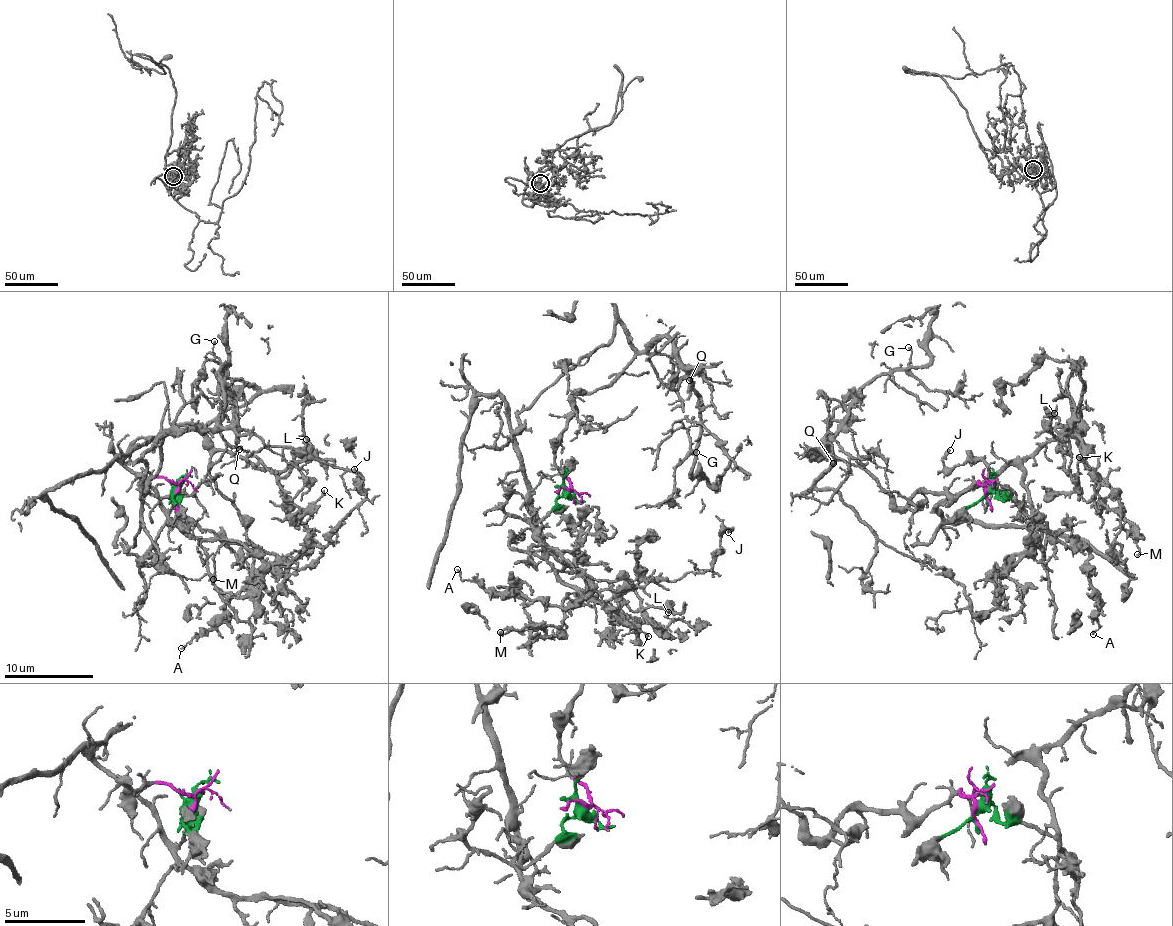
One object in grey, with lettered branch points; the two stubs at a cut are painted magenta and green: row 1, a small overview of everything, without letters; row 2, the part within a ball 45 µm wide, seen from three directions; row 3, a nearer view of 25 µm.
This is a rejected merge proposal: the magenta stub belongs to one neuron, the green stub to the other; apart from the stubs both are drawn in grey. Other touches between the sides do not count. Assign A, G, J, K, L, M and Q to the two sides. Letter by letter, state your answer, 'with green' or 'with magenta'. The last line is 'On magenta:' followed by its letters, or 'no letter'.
A: with green
G: with magenta
J: with green
K: with green
L: with green
M: with green
Q: with magenta
On magenta: G, Q

